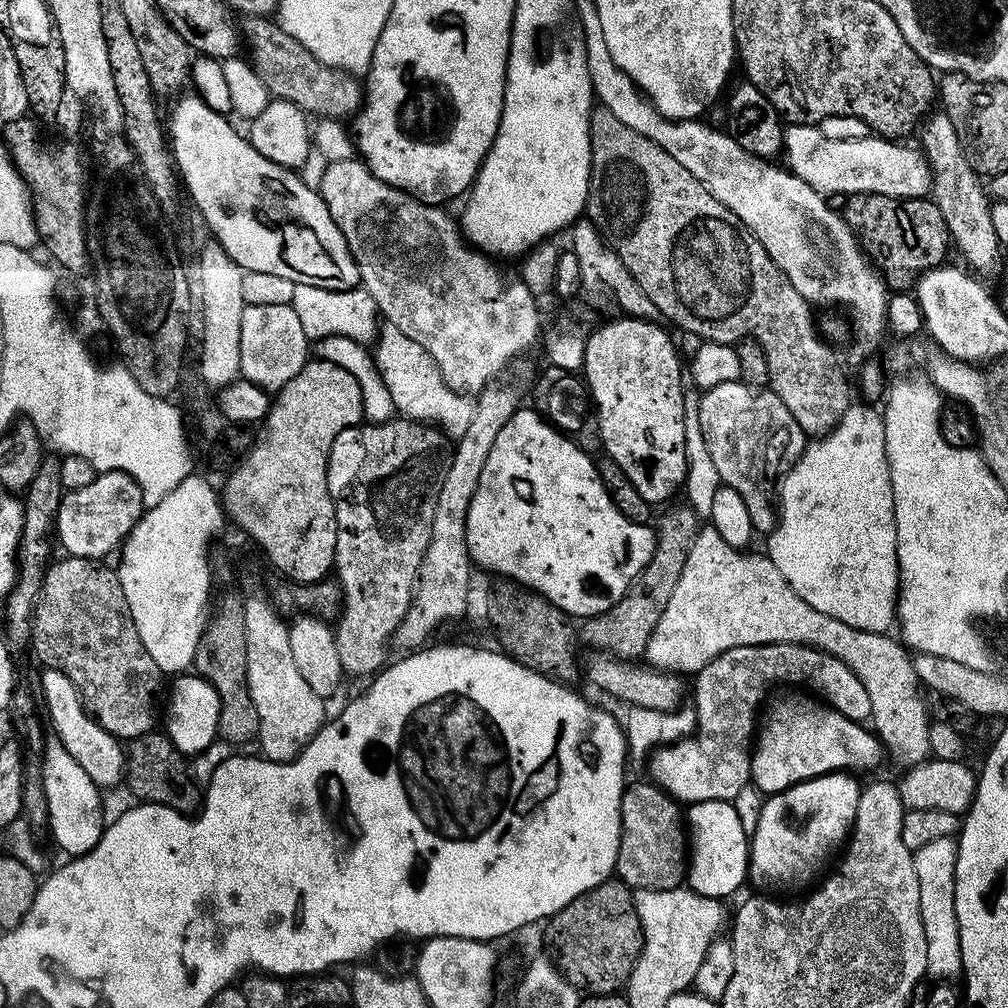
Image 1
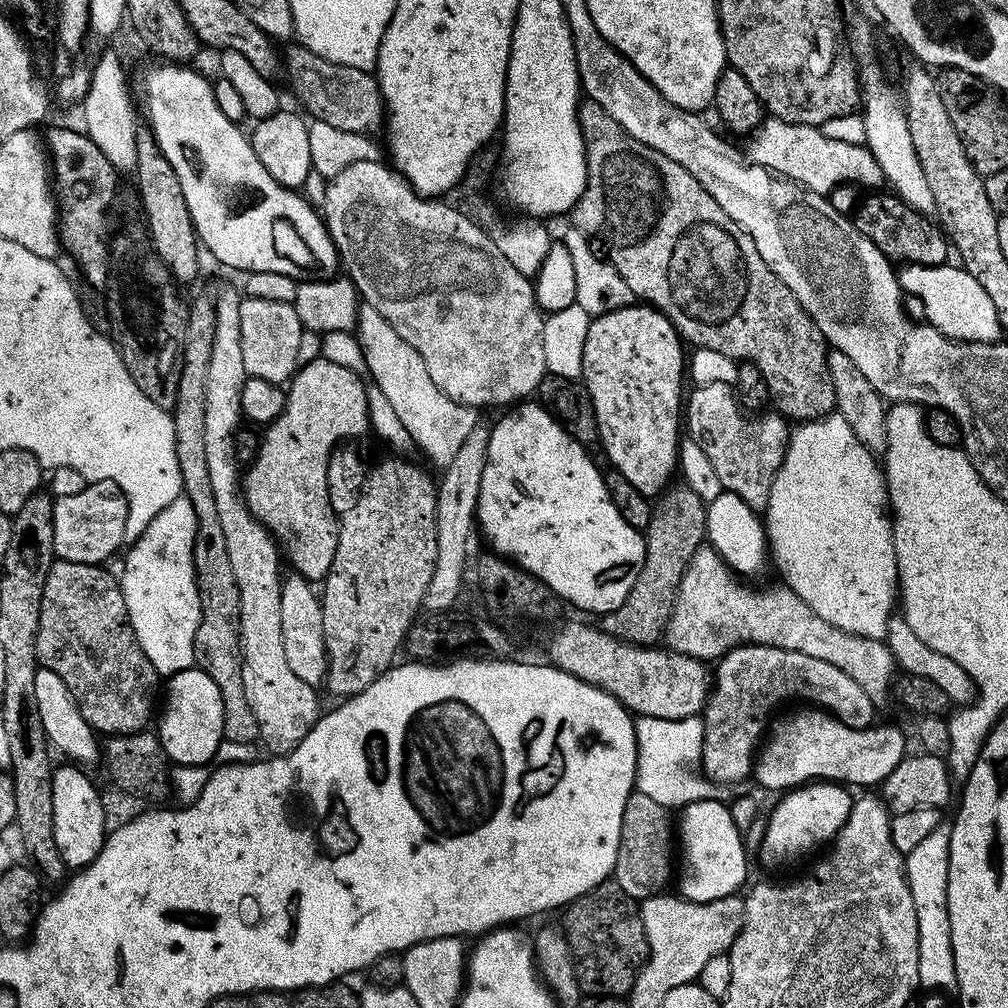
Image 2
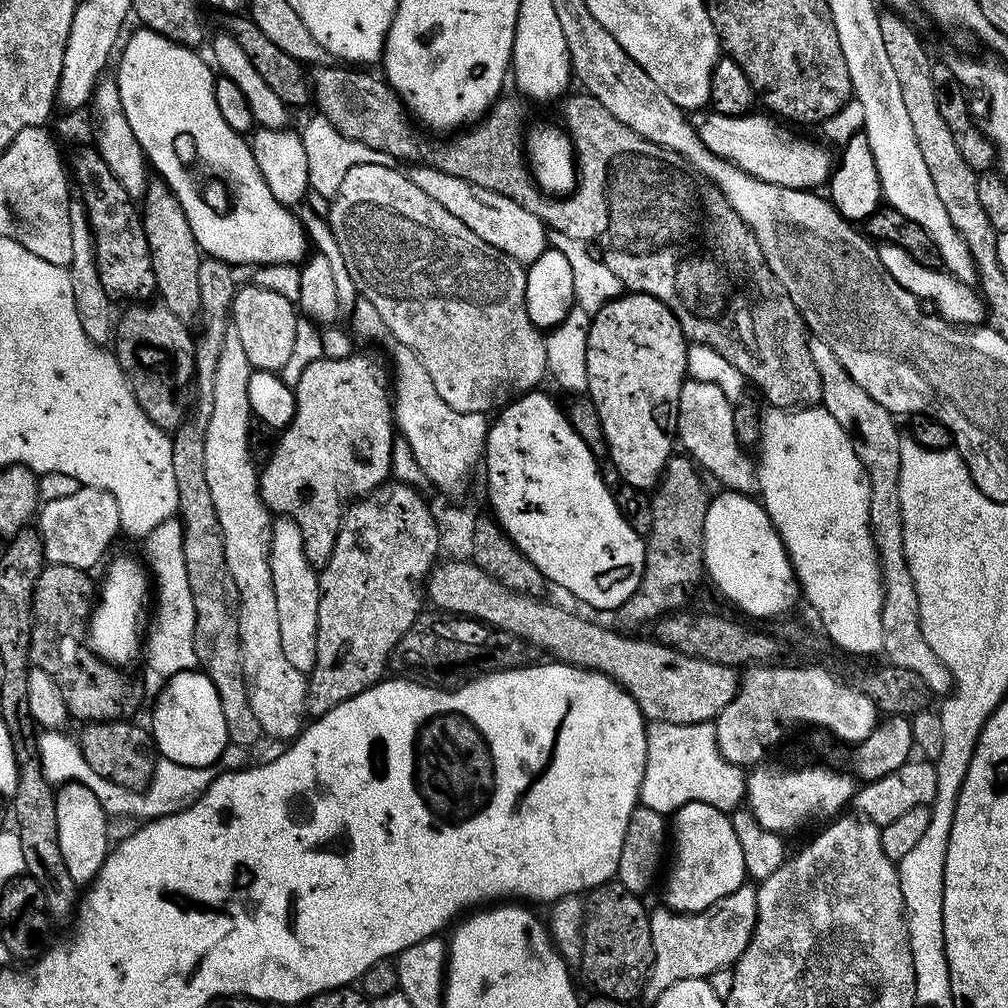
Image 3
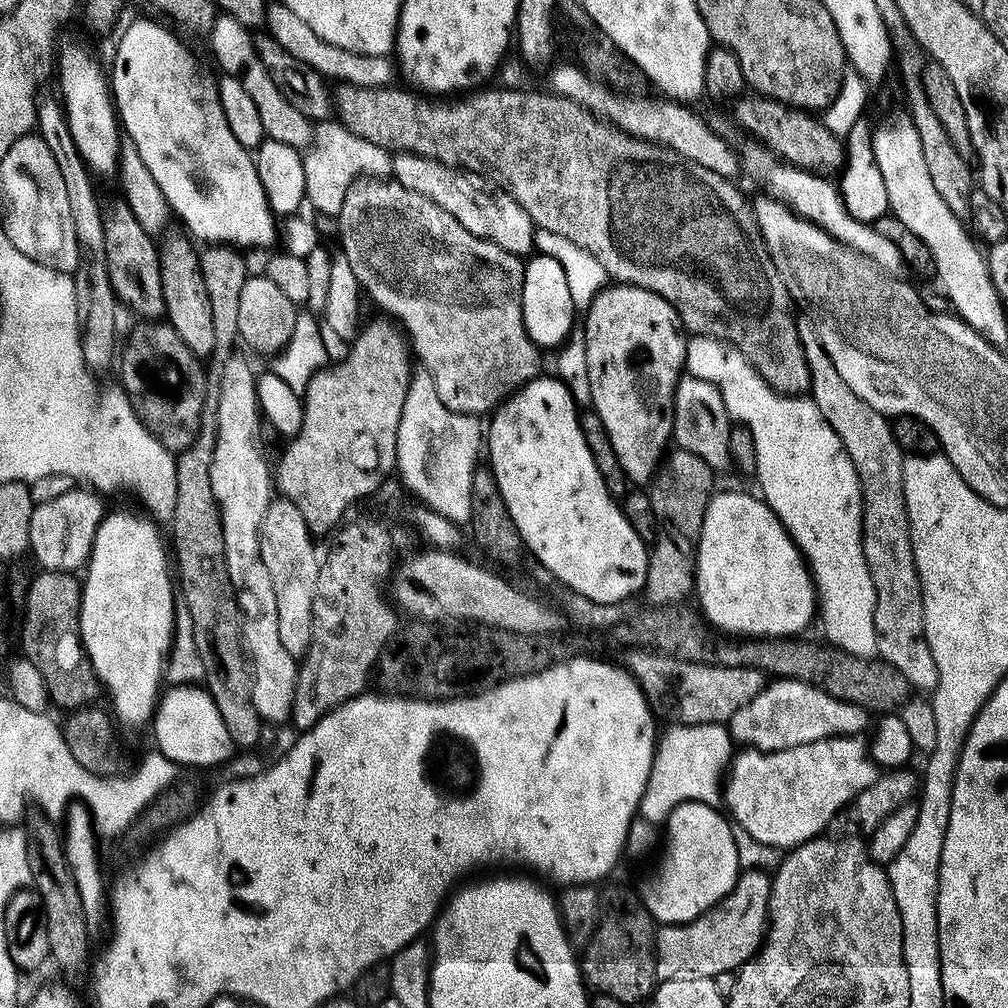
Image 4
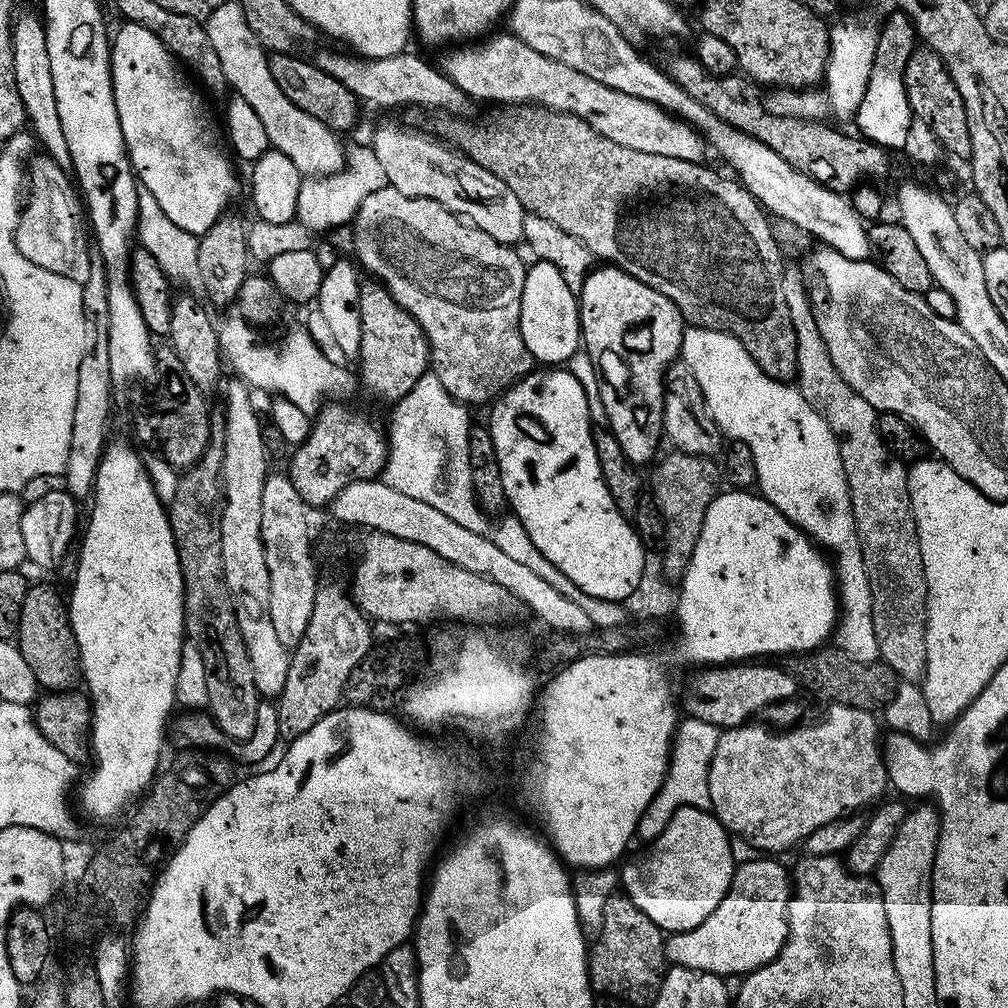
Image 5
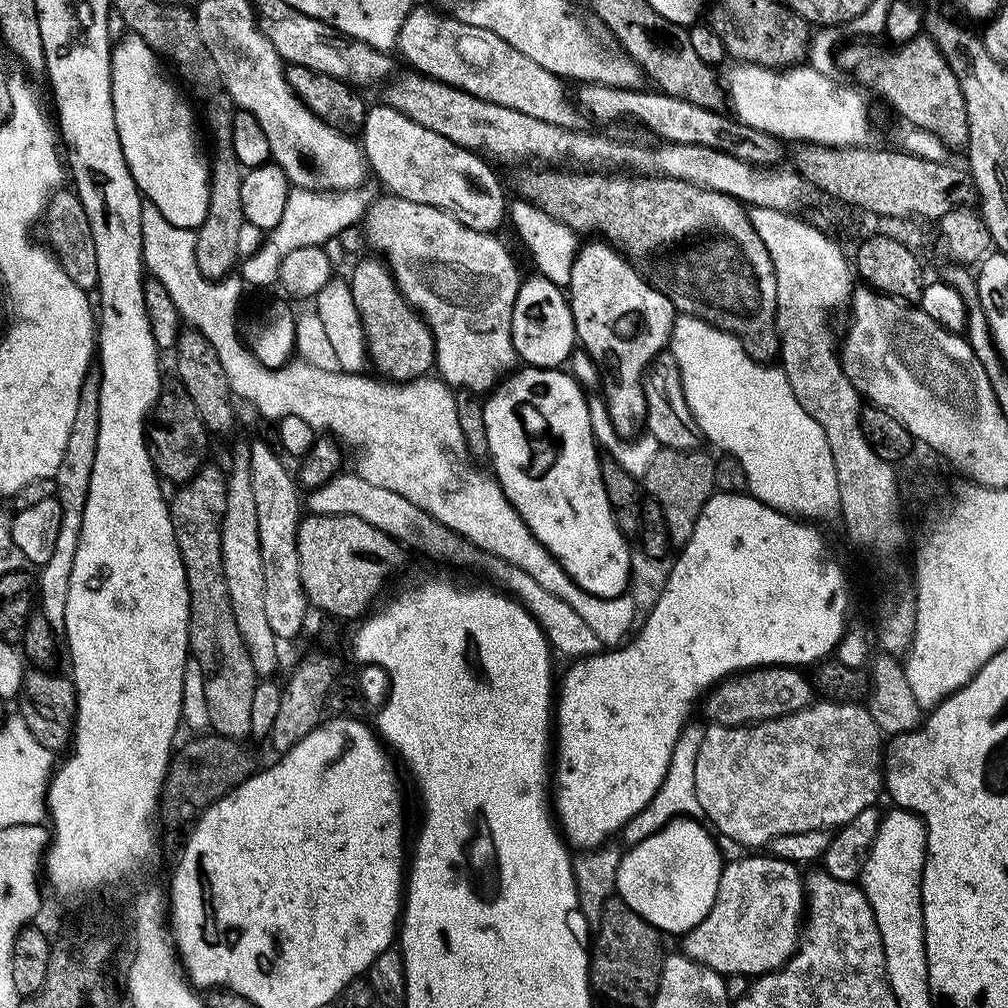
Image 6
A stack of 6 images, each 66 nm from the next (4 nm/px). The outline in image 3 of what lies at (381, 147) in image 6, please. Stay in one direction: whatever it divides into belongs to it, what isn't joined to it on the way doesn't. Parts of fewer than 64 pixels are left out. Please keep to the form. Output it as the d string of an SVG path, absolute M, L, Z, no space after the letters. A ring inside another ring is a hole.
M418 164L411 168L414 169L409 169L408 175L423 193L429 194L439 205L445 206L450 214L454 214L454 218L458 218L458 222L470 226L470 230L474 230L474 234L478 234L482 242L490 242L490 246L502 250L502 254L529 266L549 247L549 229L534 214L530 214L530 210L519 206L513 199L465 179L446 175L444 171L428 165Z

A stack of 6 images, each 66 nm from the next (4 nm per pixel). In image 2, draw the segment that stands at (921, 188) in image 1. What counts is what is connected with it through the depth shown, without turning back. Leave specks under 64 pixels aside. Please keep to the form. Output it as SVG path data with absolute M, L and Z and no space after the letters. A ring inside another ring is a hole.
M765 118L747 137L746 155L752 163L823 197L827 197L840 185L865 184L872 188L875 184L885 183L882 170L868 147L863 143L851 144L848 140L835 140L824 132L827 131L810 124L791 124L785 120Z

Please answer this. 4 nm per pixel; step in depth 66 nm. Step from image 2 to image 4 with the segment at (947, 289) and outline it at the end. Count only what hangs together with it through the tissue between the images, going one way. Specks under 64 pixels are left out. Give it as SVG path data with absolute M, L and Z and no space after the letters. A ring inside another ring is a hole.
M746 140L746 143L738 148L738 158L741 167L745 168L752 177L760 179L764 186L763 191L772 196L773 199L787 204L796 215L826 230L827 233L836 240L842 241L848 248L866 254L883 272L889 273L891 276L904 274L906 265L899 247L895 246L890 238L885 238L878 233L871 223L854 219L845 207L839 187L833 181L832 183L828 181L831 179L819 173L807 172L787 162L777 160L767 148L753 140Z

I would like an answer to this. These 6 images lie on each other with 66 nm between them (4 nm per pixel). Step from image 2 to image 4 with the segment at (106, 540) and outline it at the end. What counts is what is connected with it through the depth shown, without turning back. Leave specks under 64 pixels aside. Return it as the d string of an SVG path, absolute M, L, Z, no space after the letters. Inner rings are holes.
M76 486L66 494L33 507L29 551L31 555L34 554L43 571L75 573L87 563L97 526L106 515L102 500L103 497L99 493Z

